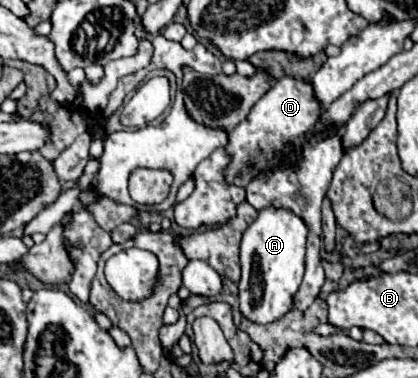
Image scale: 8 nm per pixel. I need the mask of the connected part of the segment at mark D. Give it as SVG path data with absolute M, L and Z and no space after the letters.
M293 75L281 77L251 109L249 117L239 123L227 143L227 153L231 155L231 163L225 169L225 177L229 183L245 187L267 163L273 159L275 151L283 145L301 139L309 129L315 127L321 115L321 103L315 97L313 85L307 79L293 79Z

